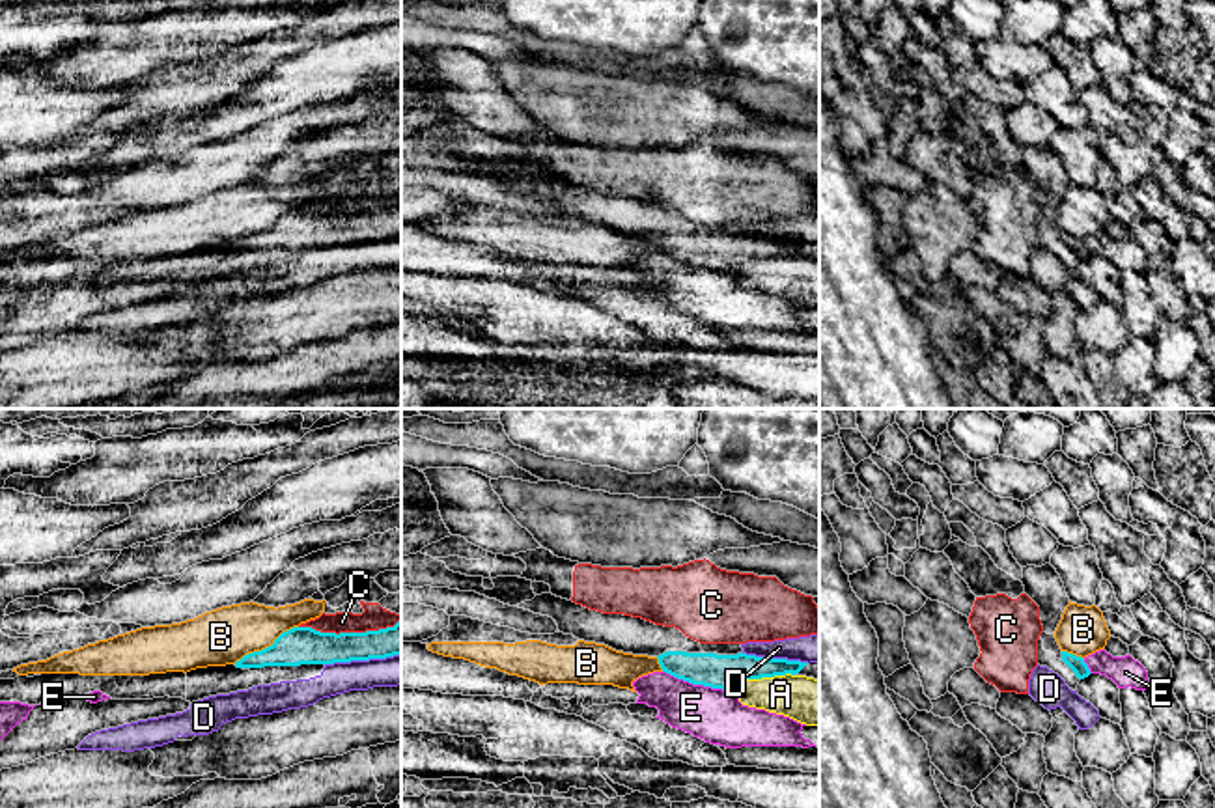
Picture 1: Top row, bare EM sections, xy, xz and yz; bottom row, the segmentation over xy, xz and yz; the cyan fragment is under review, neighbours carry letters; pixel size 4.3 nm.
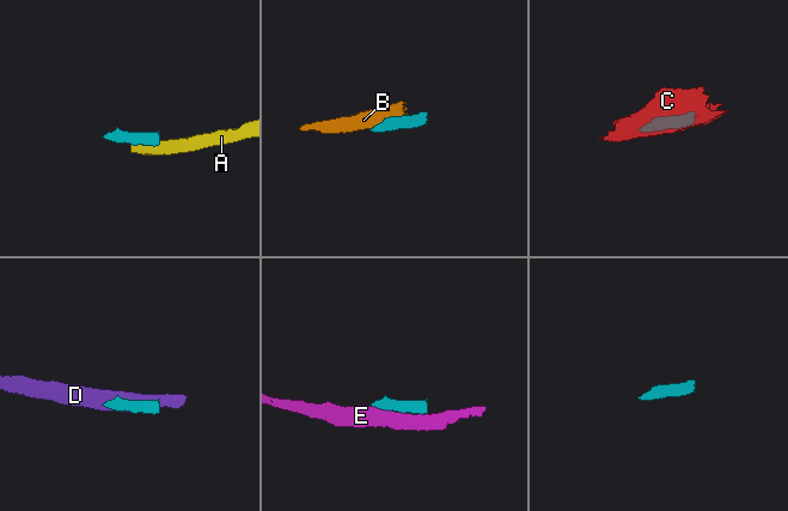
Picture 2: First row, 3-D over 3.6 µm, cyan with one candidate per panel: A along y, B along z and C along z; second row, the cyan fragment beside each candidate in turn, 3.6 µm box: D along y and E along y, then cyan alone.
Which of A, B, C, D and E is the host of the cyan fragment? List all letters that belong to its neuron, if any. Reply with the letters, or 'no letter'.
no letter

